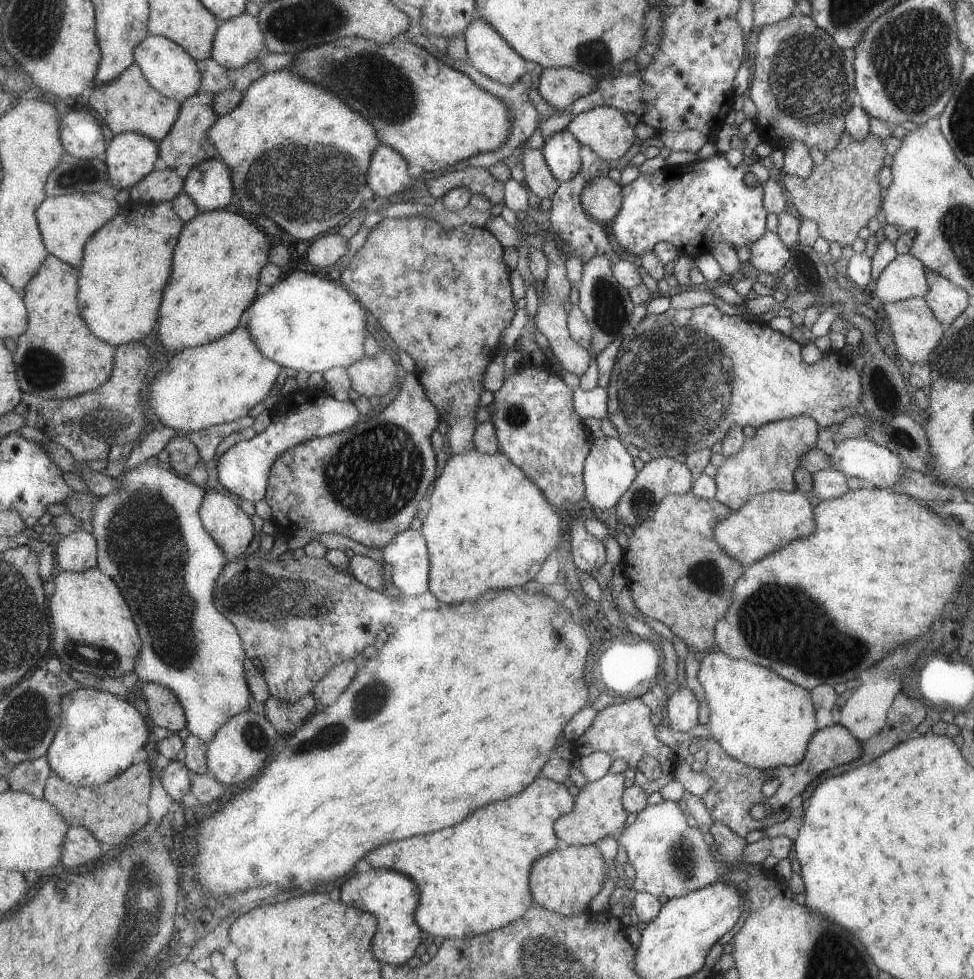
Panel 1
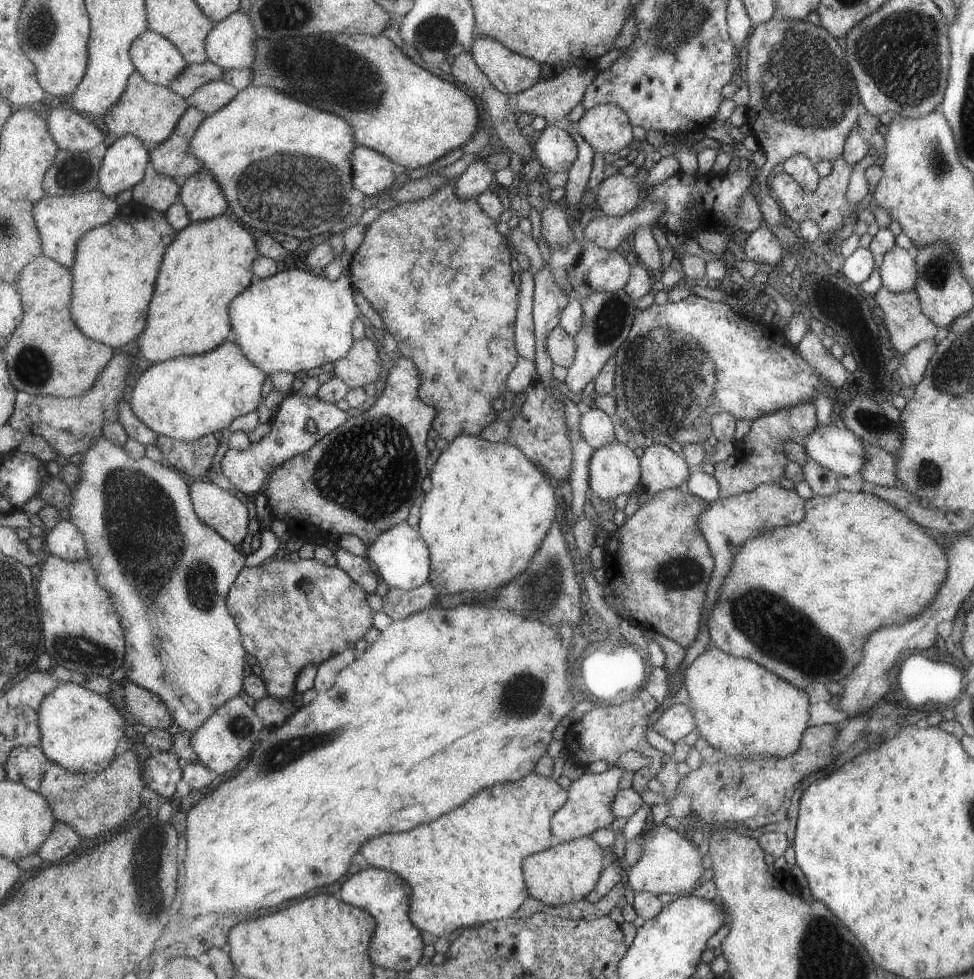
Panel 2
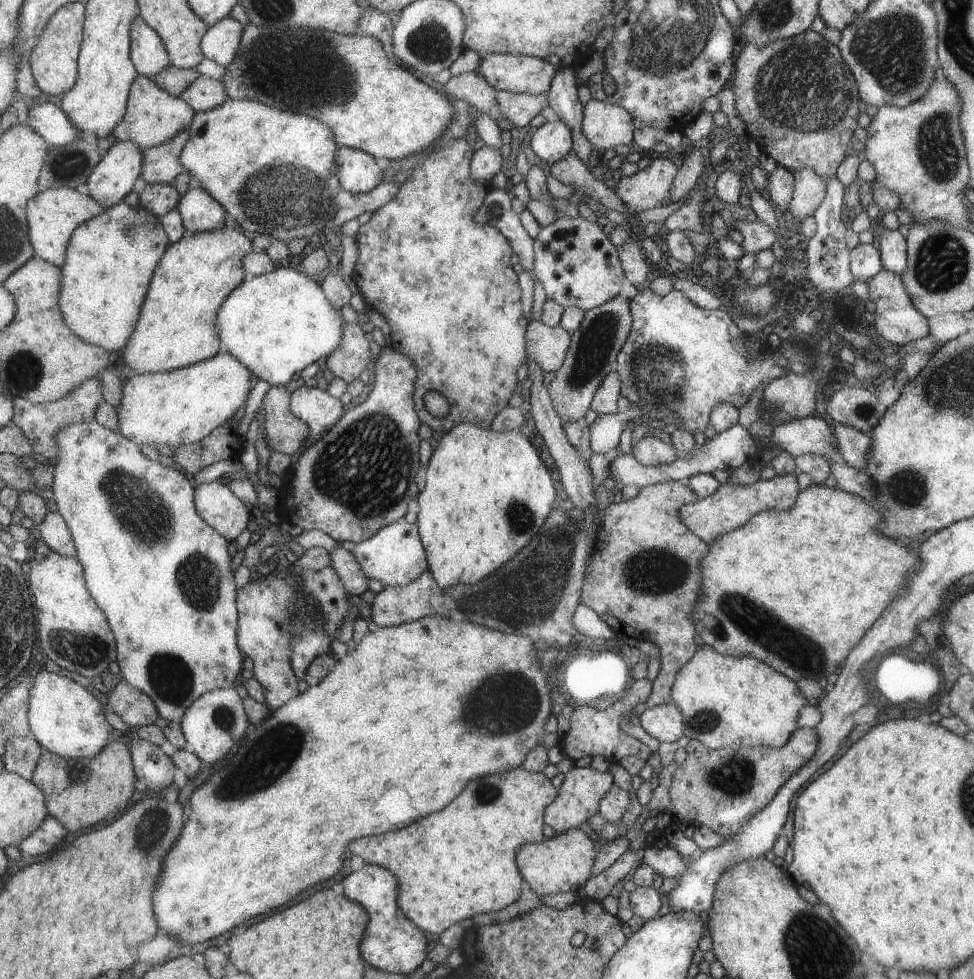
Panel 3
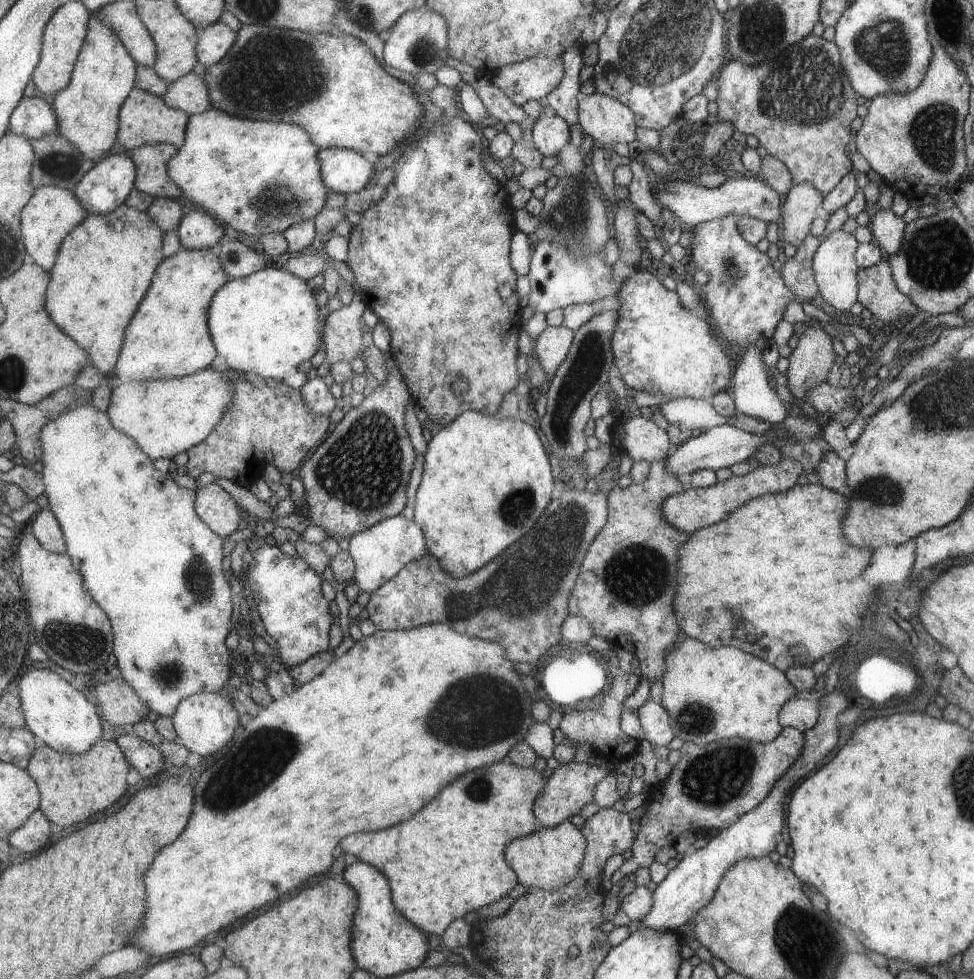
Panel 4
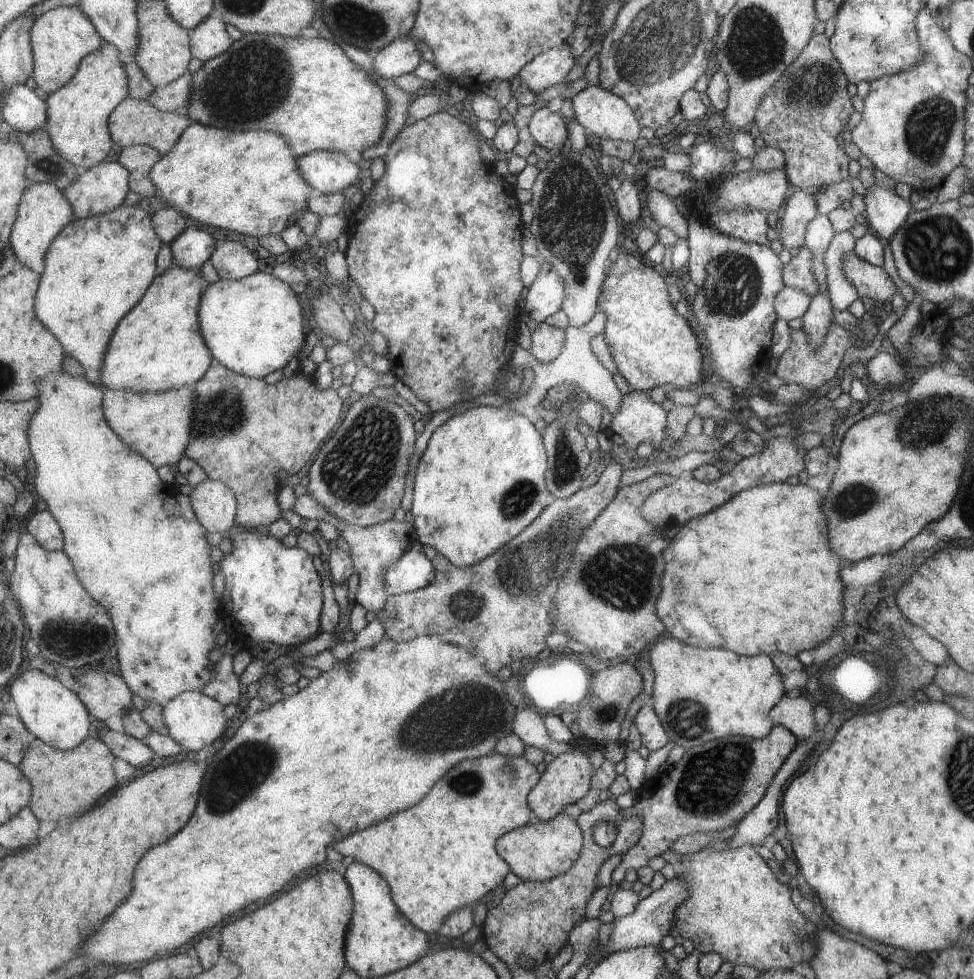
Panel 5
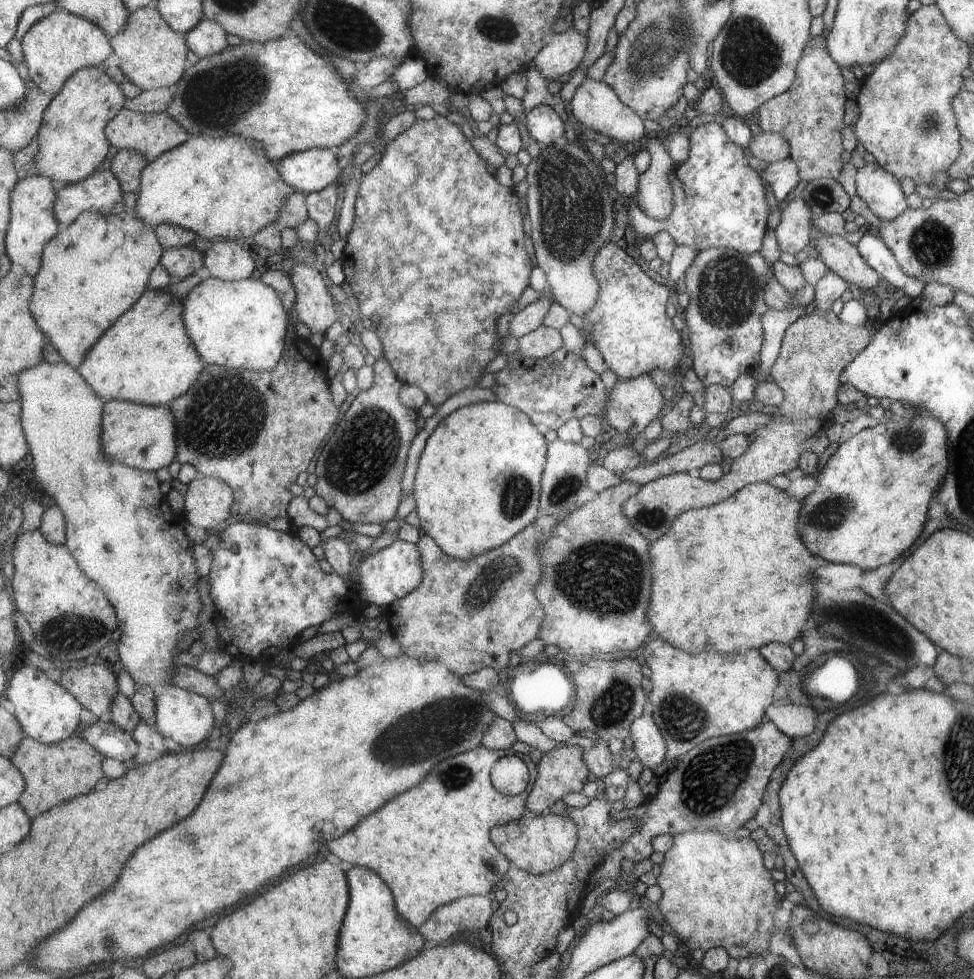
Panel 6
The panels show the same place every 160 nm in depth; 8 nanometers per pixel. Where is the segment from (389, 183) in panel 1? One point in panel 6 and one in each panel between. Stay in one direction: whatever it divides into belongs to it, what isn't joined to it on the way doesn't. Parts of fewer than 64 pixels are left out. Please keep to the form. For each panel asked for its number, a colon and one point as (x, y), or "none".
2: (373, 171)
3: (358, 172)
4: (345, 170)
5: (327, 171)
6: (309, 171)

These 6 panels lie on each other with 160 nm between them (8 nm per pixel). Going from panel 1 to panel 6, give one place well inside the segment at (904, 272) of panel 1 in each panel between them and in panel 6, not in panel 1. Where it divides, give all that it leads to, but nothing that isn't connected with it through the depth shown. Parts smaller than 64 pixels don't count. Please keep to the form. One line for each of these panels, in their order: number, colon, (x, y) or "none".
2: (898, 273)
3: (891, 245)
4: (887, 229)
5: (885, 212)
6: (880, 190)

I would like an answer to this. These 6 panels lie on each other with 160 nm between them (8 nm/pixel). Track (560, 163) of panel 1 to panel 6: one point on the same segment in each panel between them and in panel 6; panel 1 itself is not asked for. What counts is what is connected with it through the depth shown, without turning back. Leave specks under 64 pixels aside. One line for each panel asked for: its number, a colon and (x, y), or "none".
2: (554, 149)
3: (551, 141)
4: (549, 133)
5: (548, 130)
6: (543, 125)

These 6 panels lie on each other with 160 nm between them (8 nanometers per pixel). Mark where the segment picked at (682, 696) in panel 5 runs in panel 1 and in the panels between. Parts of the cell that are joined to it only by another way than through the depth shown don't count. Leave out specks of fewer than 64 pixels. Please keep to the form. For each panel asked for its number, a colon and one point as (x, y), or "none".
1: (757, 717)
2: (742, 709)
3: (725, 700)
4: (710, 694)

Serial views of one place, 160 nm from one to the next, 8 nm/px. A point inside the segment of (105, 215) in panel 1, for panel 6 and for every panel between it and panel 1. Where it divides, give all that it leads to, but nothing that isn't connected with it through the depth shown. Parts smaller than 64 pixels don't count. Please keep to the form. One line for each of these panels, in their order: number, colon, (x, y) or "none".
2: (62, 220)
3: (54, 214)
4: (53, 212)
5: (45, 211)
6: (34, 223)

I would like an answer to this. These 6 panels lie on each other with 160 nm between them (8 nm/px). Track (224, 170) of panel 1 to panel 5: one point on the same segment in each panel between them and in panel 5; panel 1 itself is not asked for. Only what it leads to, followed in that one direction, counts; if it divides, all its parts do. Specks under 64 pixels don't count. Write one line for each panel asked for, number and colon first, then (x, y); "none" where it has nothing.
2: (203, 196)
3: (200, 212)
4: (198, 229)
5: (193, 247)

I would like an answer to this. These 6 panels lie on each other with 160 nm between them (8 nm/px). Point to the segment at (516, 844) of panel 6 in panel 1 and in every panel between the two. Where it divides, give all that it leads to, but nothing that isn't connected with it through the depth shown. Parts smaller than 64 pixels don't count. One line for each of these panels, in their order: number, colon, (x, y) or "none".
1: (564, 881)
2: (568, 871)
3: (563, 863)
4: (548, 859)
5: (541, 850)

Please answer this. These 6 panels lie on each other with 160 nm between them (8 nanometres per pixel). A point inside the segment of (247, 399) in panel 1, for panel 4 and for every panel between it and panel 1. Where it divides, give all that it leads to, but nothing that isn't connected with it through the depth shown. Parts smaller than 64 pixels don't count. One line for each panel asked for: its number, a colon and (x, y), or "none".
2: (185, 398)
3: (181, 407)
4: (167, 416)

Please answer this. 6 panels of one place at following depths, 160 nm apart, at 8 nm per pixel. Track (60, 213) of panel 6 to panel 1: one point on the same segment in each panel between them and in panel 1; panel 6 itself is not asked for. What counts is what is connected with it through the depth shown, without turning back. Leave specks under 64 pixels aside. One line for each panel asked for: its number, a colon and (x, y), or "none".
1: (131, 156)
2: (125, 163)
3: (119, 172)
4: (107, 185)
5: (103, 188)

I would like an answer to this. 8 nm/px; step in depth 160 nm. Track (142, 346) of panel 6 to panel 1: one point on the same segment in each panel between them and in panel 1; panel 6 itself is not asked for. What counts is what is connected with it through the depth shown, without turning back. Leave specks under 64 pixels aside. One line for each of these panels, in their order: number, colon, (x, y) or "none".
1: (218, 262)
2: (211, 263)
3: (177, 328)
4: (169, 337)
5: (159, 345)

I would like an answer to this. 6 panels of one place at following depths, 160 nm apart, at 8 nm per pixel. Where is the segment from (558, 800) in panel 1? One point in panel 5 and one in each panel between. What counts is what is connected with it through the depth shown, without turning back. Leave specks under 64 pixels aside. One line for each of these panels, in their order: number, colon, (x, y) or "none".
2: (464, 869)
3: (451, 866)
4: (451, 859)
5: (440, 856)

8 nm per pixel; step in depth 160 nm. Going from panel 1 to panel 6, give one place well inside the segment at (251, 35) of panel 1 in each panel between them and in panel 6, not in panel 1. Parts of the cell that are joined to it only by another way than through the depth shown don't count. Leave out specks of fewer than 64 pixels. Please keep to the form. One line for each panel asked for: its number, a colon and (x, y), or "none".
2: (232, 44)
3: (221, 44)
4: (213, 47)
5: (210, 39)
6: (208, 38)

